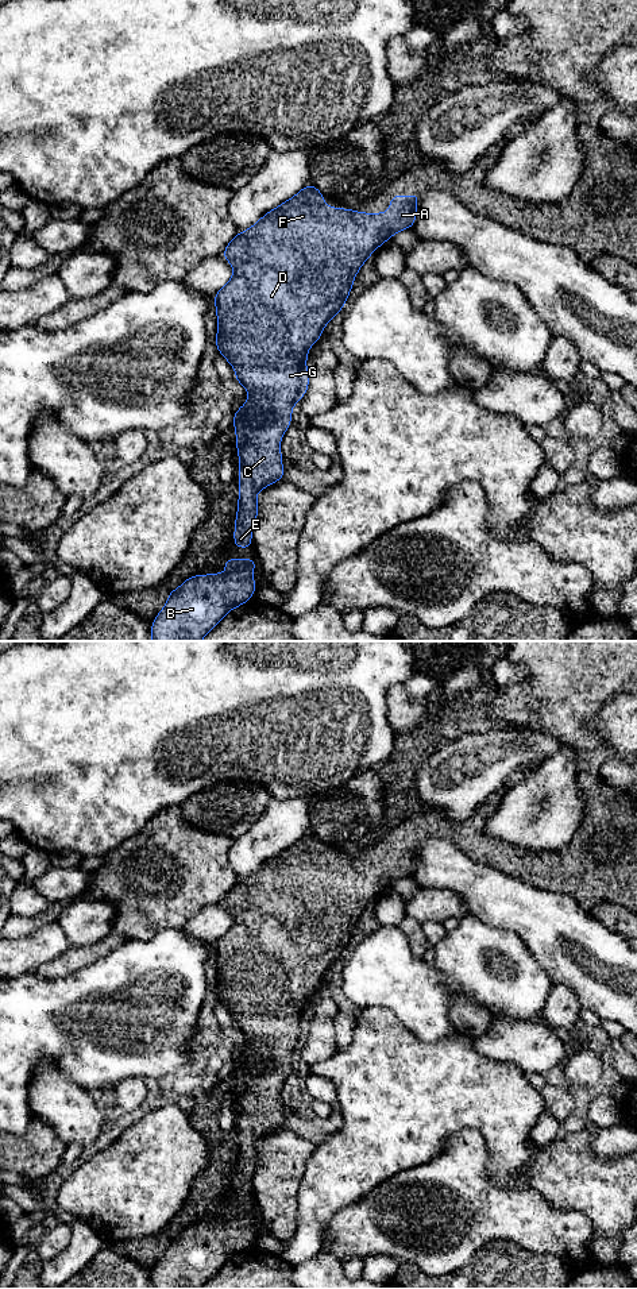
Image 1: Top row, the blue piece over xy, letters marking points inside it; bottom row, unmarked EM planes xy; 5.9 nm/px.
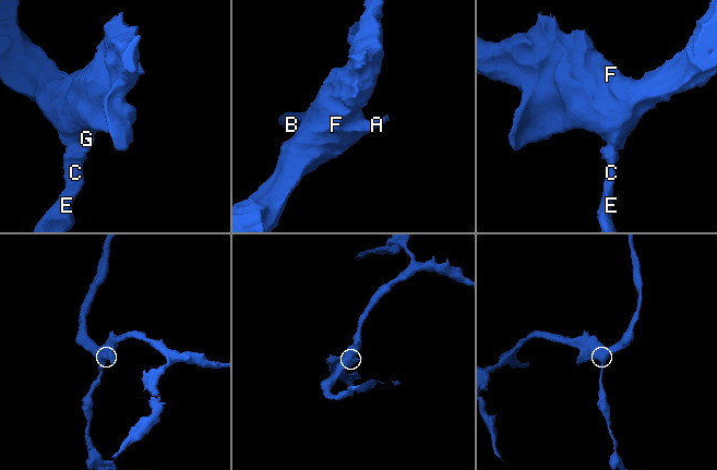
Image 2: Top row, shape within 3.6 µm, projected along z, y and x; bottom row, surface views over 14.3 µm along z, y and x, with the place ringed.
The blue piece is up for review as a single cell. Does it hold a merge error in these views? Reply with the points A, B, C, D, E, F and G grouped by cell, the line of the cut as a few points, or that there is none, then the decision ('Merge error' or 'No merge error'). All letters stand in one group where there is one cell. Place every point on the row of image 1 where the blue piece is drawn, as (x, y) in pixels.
Groups: A B C D E F G. No split. No merge error

